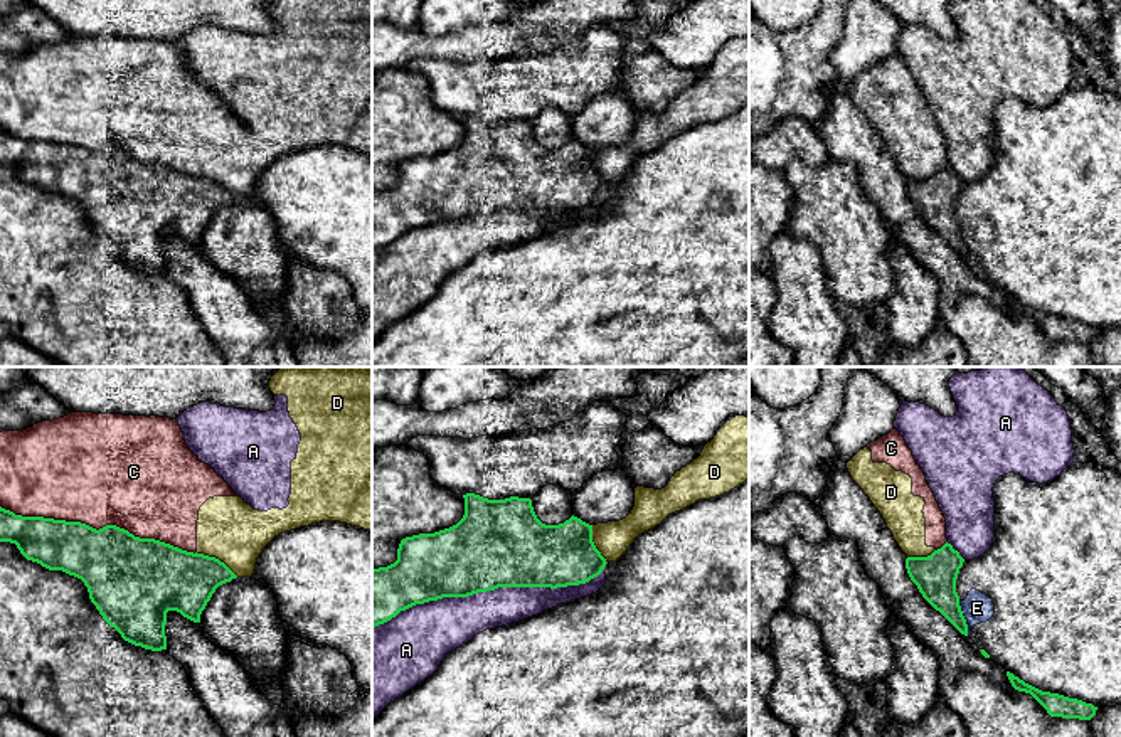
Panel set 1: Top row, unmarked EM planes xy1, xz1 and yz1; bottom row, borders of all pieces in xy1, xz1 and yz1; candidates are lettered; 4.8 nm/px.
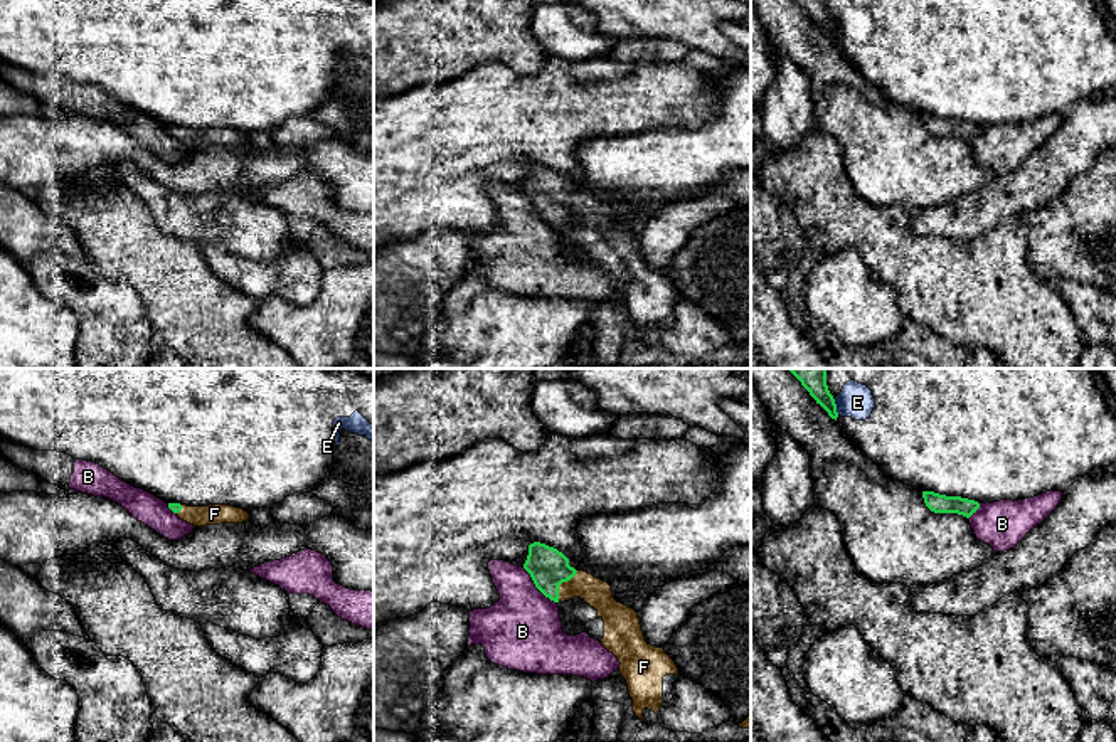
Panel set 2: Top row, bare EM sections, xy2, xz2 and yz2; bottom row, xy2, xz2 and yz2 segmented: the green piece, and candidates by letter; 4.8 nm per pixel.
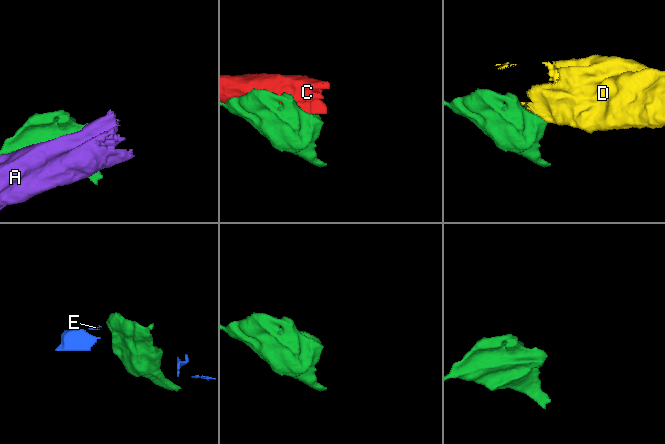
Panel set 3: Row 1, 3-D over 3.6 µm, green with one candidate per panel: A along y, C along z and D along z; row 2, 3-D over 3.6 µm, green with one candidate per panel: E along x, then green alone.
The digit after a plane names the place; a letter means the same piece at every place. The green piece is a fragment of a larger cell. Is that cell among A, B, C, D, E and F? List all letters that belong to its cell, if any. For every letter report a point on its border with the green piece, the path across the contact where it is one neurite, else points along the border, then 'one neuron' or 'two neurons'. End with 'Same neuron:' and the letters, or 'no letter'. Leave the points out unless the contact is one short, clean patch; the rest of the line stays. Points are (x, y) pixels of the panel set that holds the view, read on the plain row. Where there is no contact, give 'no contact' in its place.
A: xz1 (487, 212) | two neurons
B: xz2 (536, 209) | two neurons
C: xy1 (100, 152) | two neurons
D: xy1 (217, 182) | two neurons
E: yz1 (963, 241) | along yz1 (958, 224), (968, 258) | two neurons
F: xz2 (561, 206) | across xz2 (547, 190), (561, 206), (578, 206), (596, 216) | one neuron
Same neuron: F

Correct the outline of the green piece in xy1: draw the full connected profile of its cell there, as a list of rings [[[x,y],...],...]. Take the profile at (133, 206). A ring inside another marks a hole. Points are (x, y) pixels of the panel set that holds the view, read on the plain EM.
[[[2,130],[0,165],[15,167],[27,183],[37,185],[49,194],[62,194],[81,202],[88,210],[91,225],[96,229],[103,242],[114,251],[125,264],[151,274],[167,273],[165,247],[168,234],[177,234],[183,241],[200,246],[200,237],[215,212],[237,200],[215,180],[187,175],[155,162],[140,162],[116,148],[106,148],[96,153],[81,145],[22,140]]]

